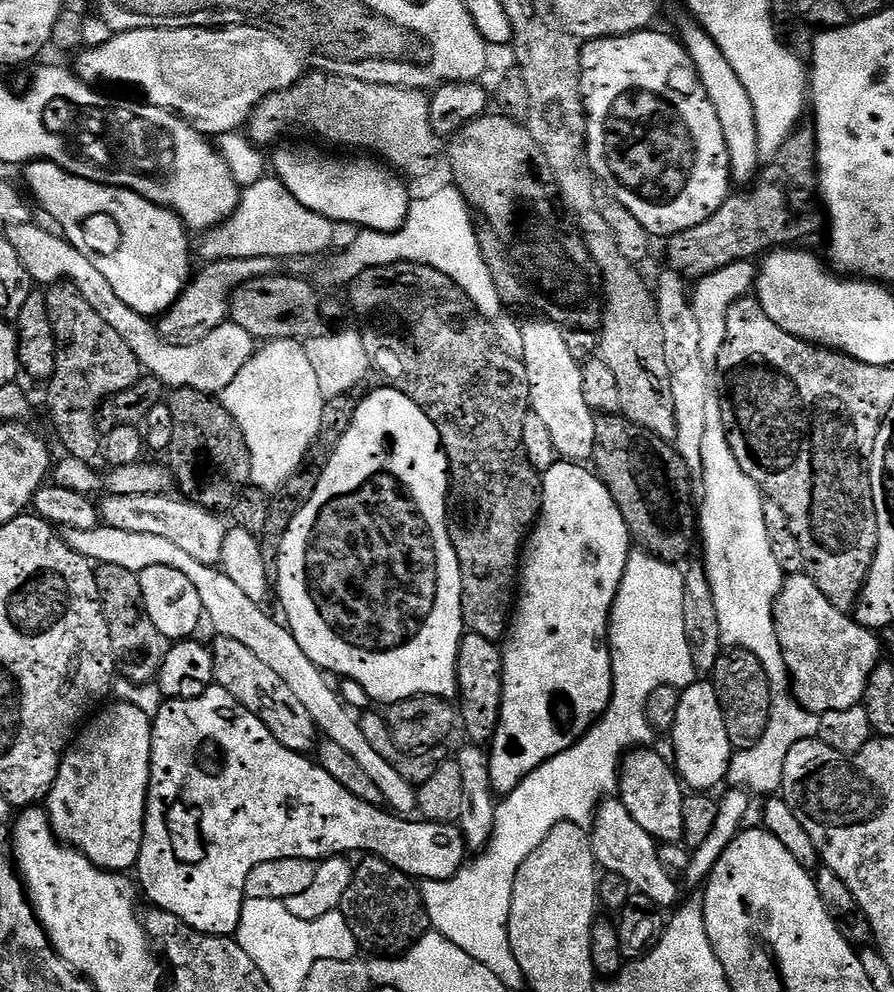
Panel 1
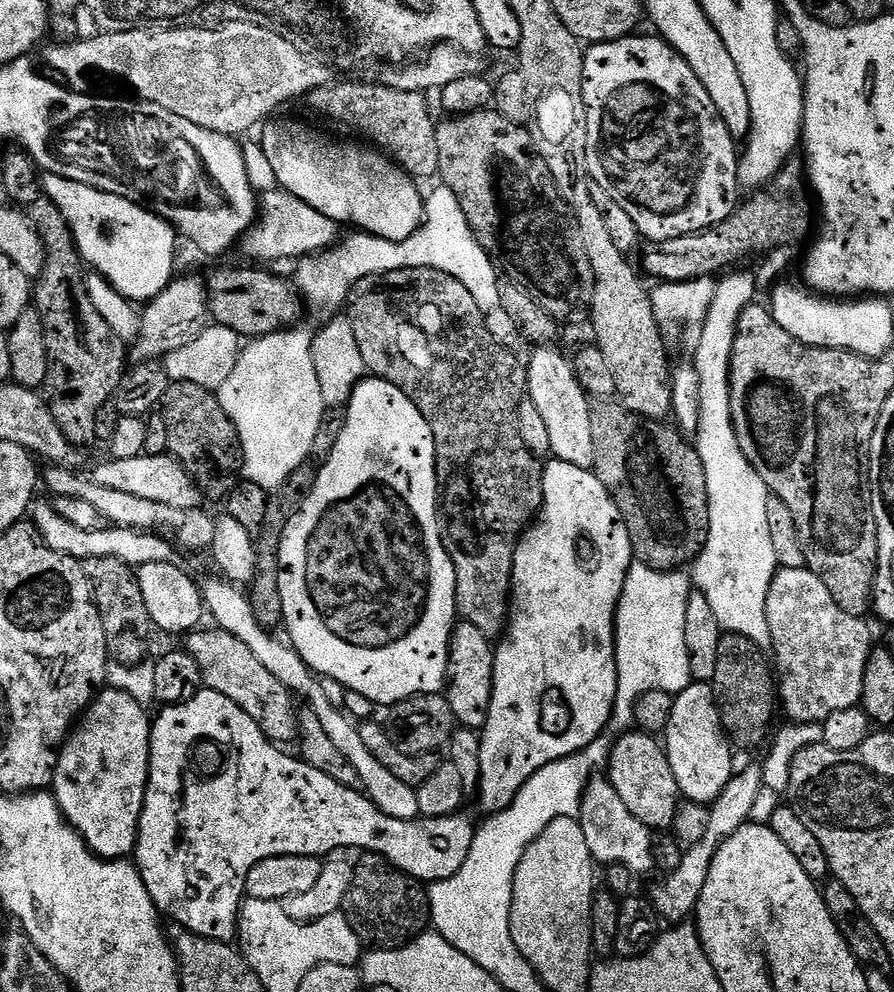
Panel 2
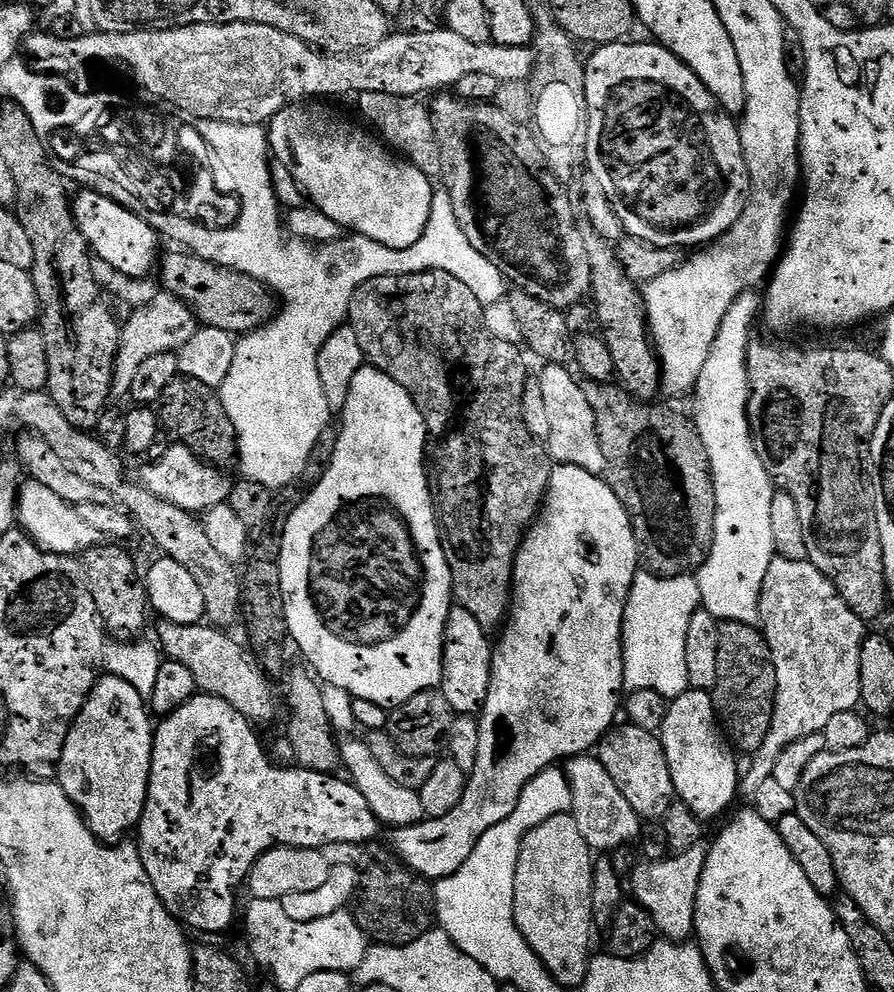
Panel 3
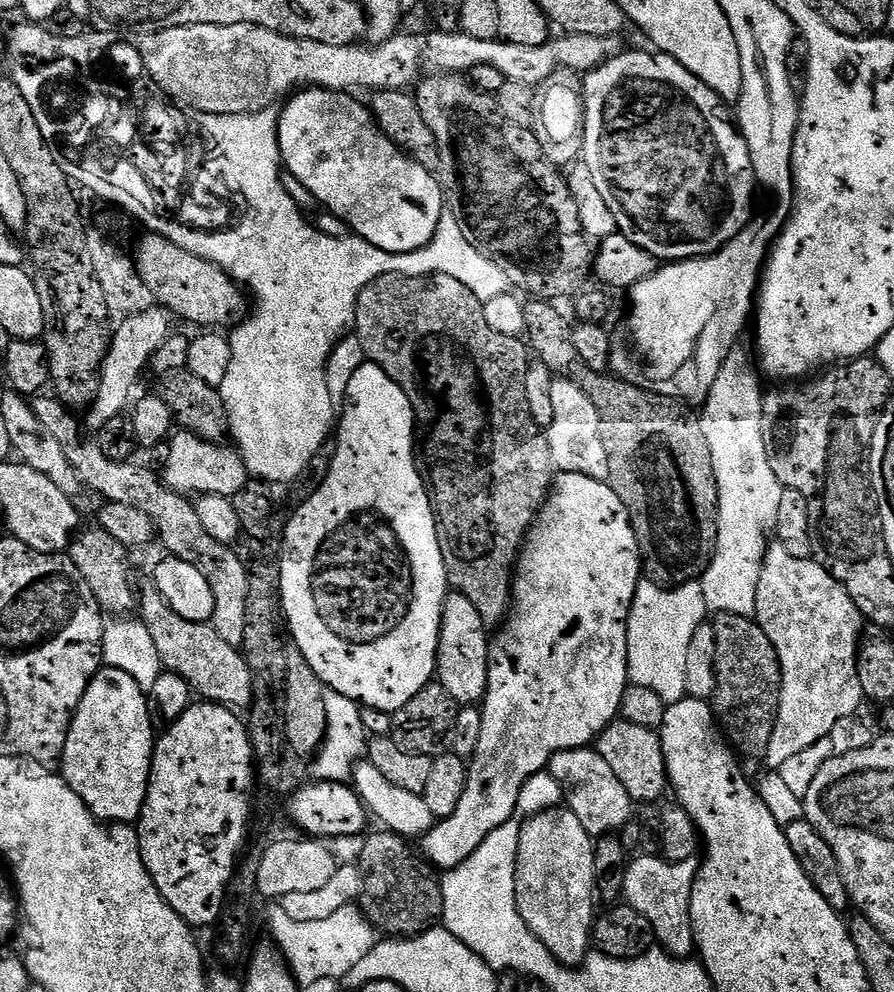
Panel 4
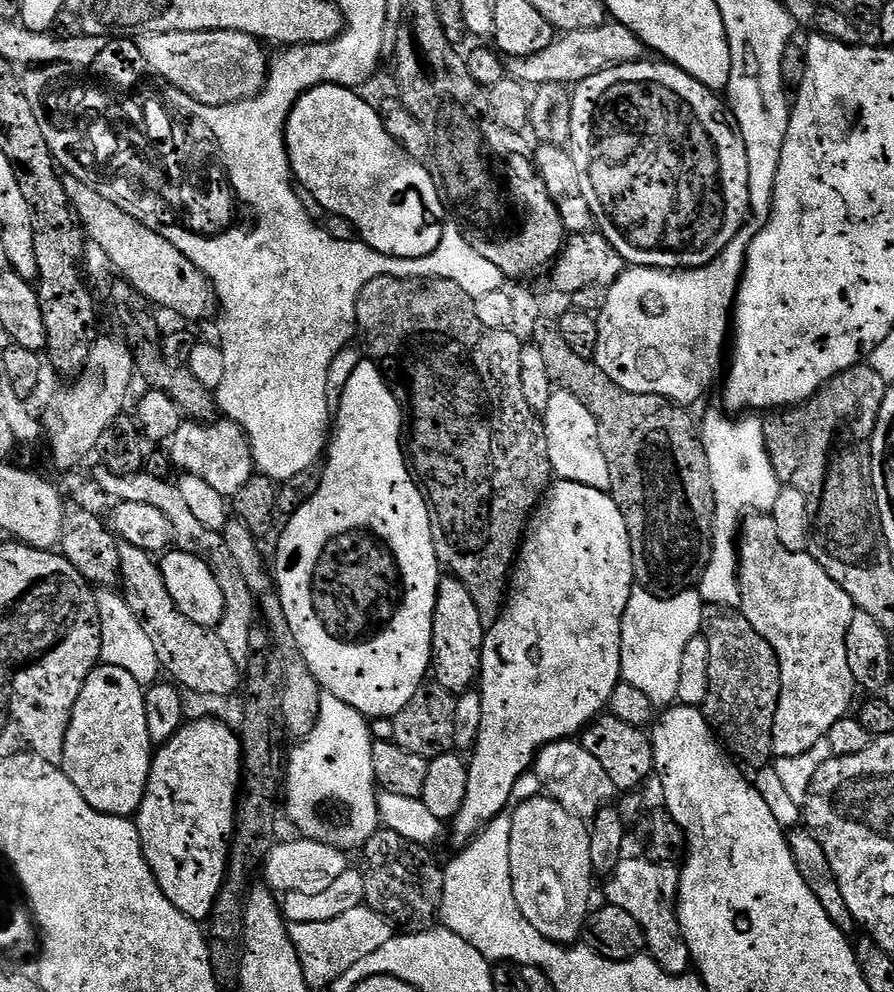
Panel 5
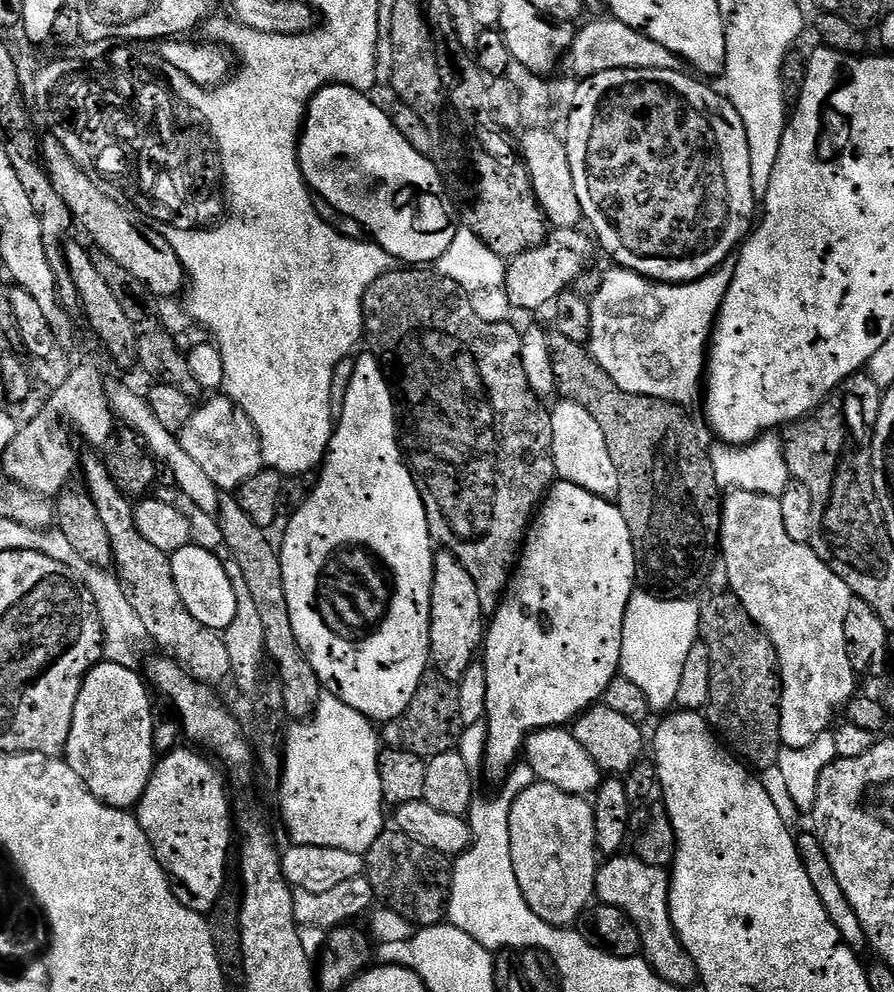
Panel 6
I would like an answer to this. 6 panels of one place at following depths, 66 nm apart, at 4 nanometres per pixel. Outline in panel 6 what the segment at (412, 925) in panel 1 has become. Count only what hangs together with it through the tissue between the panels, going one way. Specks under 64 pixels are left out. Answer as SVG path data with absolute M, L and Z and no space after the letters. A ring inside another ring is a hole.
M386 830L374 842L374 846L370 846L368 852L363 853L364 858L364 875L367 876L370 886L372 887L372 895L377 901L380 900L385 904L387 911L393 916L401 916L406 918L417 929L434 928L443 925L446 920L446 913L448 911L448 898L452 891L452 873L450 871L449 861L442 854L438 854L434 850L430 850L430 846L422 846L422 842L414 842L414 838L406 838L406 834L395 830Z

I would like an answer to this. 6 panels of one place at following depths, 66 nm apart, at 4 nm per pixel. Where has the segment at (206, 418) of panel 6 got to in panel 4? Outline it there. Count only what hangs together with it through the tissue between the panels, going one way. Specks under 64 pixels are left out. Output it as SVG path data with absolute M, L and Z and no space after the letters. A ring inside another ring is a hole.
M177 431L167 445L168 454L160 478L168 488L180 495L199 494L231 499L248 483L250 473L237 449L220 447L224 446L201 440L192 432Z

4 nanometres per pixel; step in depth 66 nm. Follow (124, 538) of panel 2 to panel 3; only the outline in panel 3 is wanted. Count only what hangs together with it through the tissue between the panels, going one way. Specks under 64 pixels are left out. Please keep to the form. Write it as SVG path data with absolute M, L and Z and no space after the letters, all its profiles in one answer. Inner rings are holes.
M30 478L19 485L16 515L19 527L28 533L28 537L40 549L50 554L76 558L95 544L103 544L106 540L105 536L98 534L98 530L92 529L85 522L77 505L62 502L62 498L58 498L58 494L52 493L48 487L42 486L42 482L34 482Z

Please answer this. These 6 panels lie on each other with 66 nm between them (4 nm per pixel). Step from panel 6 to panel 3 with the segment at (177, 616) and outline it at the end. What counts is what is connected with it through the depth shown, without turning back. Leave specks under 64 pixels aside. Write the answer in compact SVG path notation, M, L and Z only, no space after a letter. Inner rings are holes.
M164 622L159 626L161 628L158 647L161 653L167 659L182 662L182 666L186 666L190 674L194 674L194 682L201 693L230 702L230 706L234 706L238 714L242 714L257 725L268 724L275 718L276 692L268 681L271 679L263 667L258 666L249 649L245 645L244 649L234 637L228 636L232 634L204 622L199 624Z

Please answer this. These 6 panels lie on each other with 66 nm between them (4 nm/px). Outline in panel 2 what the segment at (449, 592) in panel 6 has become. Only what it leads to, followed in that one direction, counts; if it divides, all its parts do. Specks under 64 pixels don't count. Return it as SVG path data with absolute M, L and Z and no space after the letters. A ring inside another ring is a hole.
M467 622L457 623L452 630L452 644L448 648L448 678L446 695L450 710L454 710L457 725L468 730L483 729L488 720L488 703L492 701L494 686L494 644L478 626Z

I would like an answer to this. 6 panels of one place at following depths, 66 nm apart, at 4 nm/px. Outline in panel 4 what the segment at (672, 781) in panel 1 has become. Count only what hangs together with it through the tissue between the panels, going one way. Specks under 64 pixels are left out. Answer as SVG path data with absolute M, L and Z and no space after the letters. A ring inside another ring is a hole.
M617 718L601 730L594 741L594 750L599 756L606 758L610 770L614 770L618 782L626 786L626 794L630 794L634 802L640 803L641 800L648 804L651 800L658 799L664 788L666 792L669 787L659 731L651 732L642 726L634 726L634 722Z

